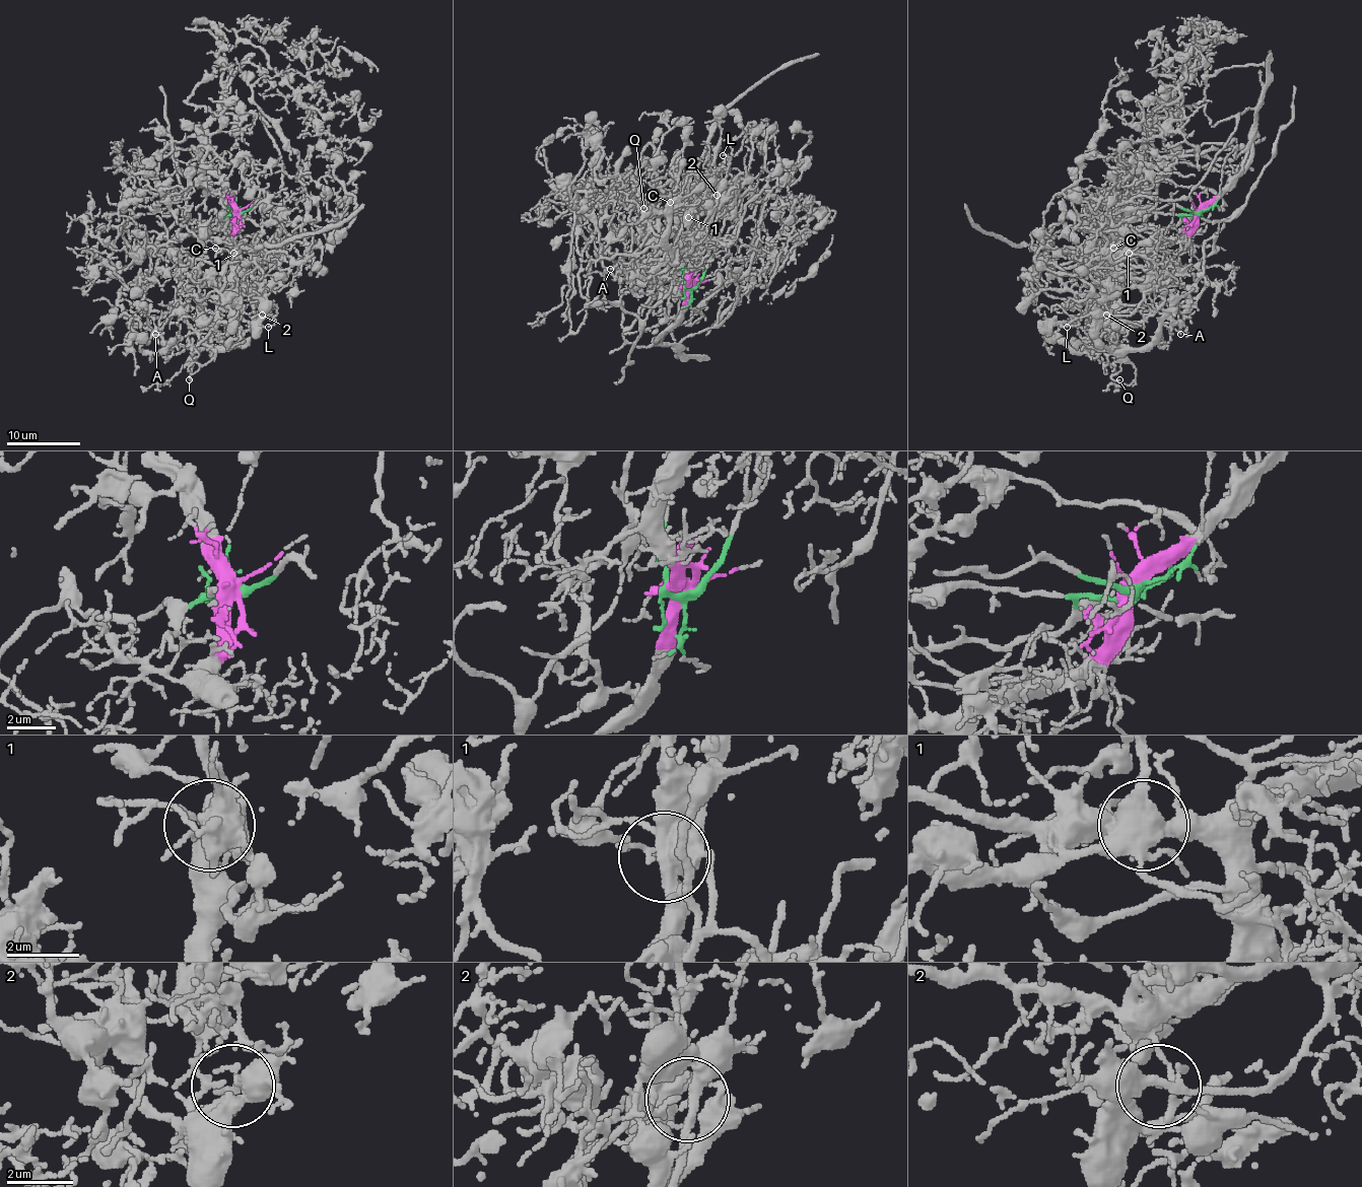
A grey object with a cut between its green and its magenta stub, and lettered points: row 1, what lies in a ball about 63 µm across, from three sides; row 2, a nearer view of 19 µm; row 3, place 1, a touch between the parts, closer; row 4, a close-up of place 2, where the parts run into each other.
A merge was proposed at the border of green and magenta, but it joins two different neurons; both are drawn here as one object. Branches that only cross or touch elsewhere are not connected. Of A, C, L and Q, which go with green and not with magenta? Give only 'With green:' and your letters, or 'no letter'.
With green: no letter

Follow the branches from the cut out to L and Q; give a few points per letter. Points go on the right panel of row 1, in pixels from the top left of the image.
L: (1199, 214), (1180, 238), (1161, 240), (1150, 252), (1145, 299), (1132, 312), (1095, 315), (1075, 320), (1067, 327)
Q: (1199, 214), (1165, 248), (1169, 312), (1154, 338), (1125, 349), (1111, 377), (1118, 379)

